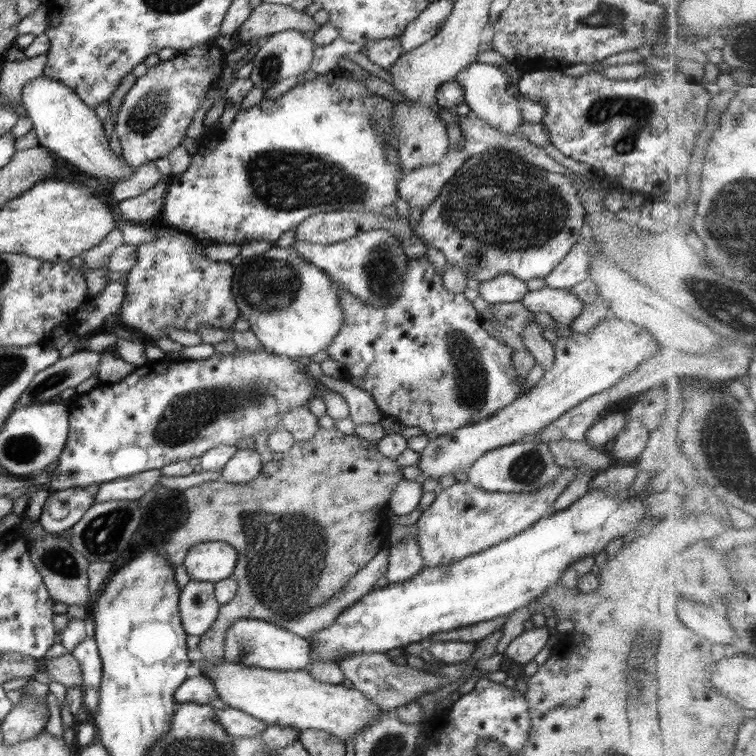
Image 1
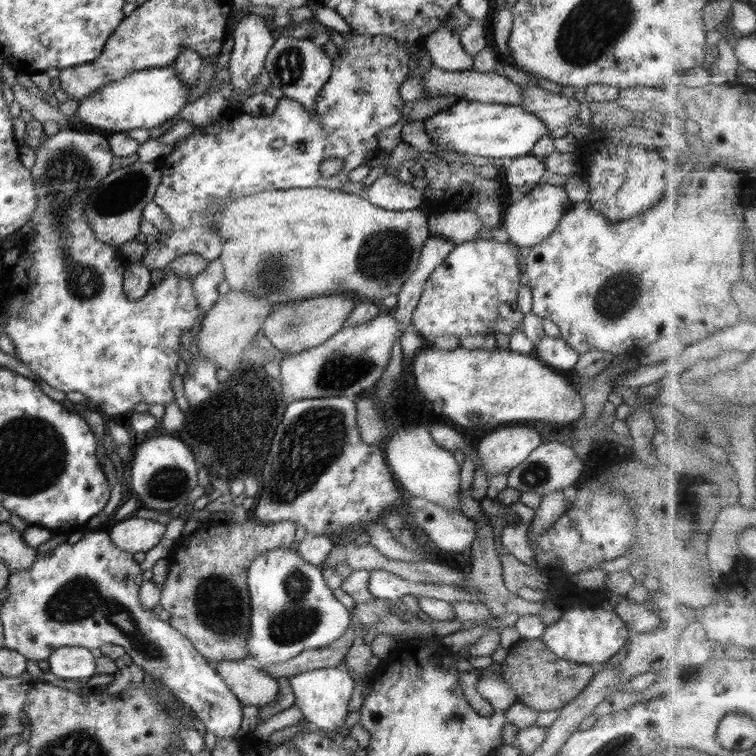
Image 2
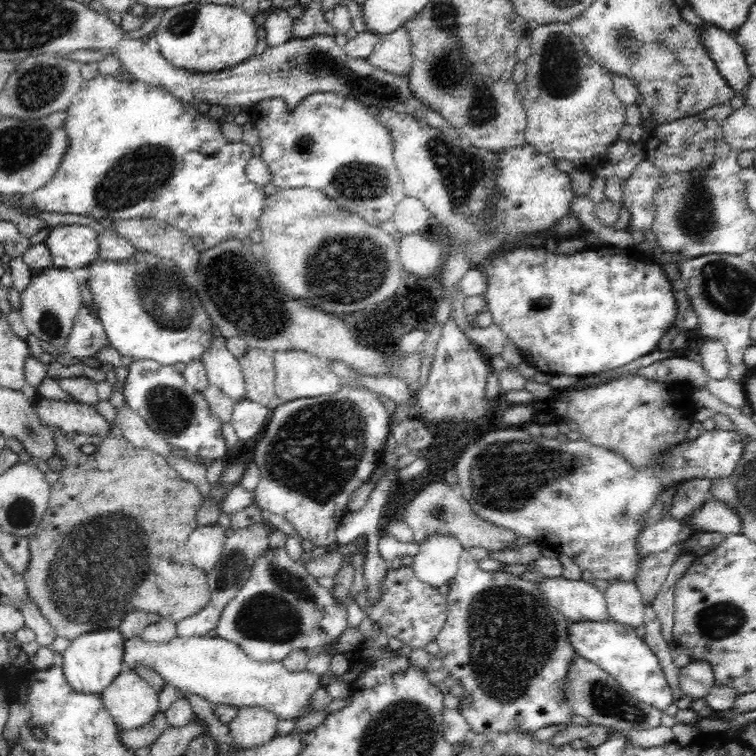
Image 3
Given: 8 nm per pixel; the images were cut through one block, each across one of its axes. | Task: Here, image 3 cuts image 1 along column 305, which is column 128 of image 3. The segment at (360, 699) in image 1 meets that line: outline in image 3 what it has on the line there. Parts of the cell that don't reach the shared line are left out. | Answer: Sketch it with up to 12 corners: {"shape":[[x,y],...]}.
{"shape":[[124,669],[100,695],[122,729],[144,726],[159,693]]}

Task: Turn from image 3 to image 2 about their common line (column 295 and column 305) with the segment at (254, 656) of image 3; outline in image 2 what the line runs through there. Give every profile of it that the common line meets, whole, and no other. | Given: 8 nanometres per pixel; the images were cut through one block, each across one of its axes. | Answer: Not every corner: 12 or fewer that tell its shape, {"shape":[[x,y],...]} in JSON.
{"shape":[[291,548],[256,556],[257,666],[337,642],[350,610]]}

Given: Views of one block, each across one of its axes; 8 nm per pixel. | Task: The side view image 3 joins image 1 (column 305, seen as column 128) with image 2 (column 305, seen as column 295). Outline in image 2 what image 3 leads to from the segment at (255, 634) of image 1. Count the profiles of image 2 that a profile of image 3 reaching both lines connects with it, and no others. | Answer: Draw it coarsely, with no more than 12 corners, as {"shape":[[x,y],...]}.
{"shape":[[341,666],[290,677],[302,720],[344,728],[354,680]]}

